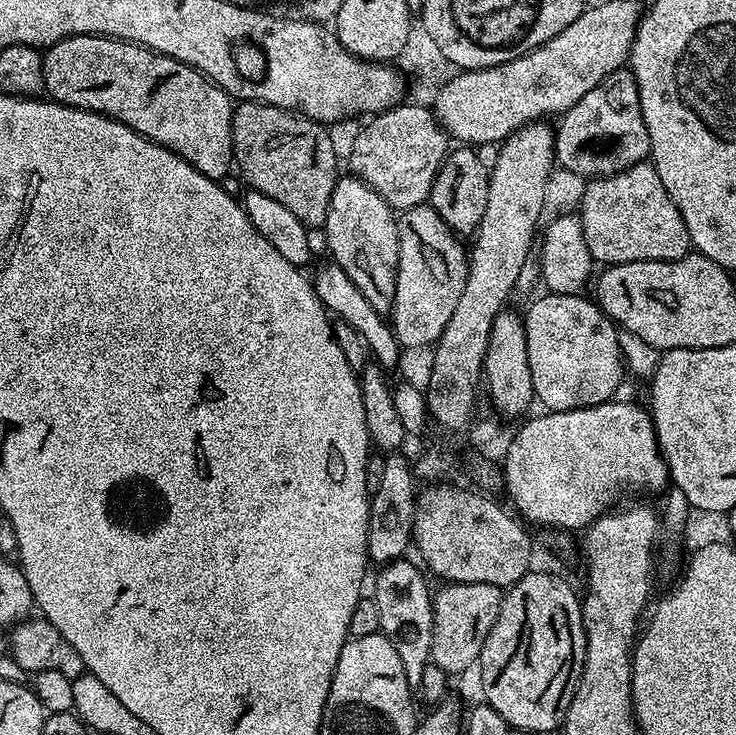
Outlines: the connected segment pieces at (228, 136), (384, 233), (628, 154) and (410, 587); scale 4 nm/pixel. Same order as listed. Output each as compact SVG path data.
M67 36L64 40L59 40L51 48L43 53L44 57L44 92L57 104L68 104L72 108L85 108L91 112L103 112L112 120L122 122L130 126L138 134L142 134L147 140L154 141L164 148L168 148L174 154L178 154L190 166L194 166L204 176L209 176L211 180L219 182L225 175L231 173L234 168L234 157L232 155L232 110L234 101L228 93L219 88L213 80L208 79L203 72L183 64L181 60L175 60L169 56L163 56L160 52L153 52L151 48L143 48L141 44L129 44L127 40L118 40L110 36Z
M344 174L334 186L334 194L330 198L330 210L326 214L326 222L322 235L328 239L328 248L332 251L331 259L349 275L350 281L362 292L374 310L383 314L391 313L394 306L394 290L398 274L398 226L397 213L370 186L366 186L357 176Z
M627 67L619 68L614 74L598 82L598 86L590 90L590 94L582 94L582 98L574 102L574 106L570 106L570 110L559 117L558 123L554 128L556 164L583 178L599 178L625 172L627 168L632 168L635 164L645 163L652 151L650 134L646 134L646 122L642 118L636 79Z
M408 558L392 560L383 565L376 576L376 593L374 599L378 606L380 632L398 650L402 658L402 670L406 670L408 685L419 689L422 672L432 658L434 642L434 614L432 613L433 593L428 593L428 584L424 576L408 561Z

